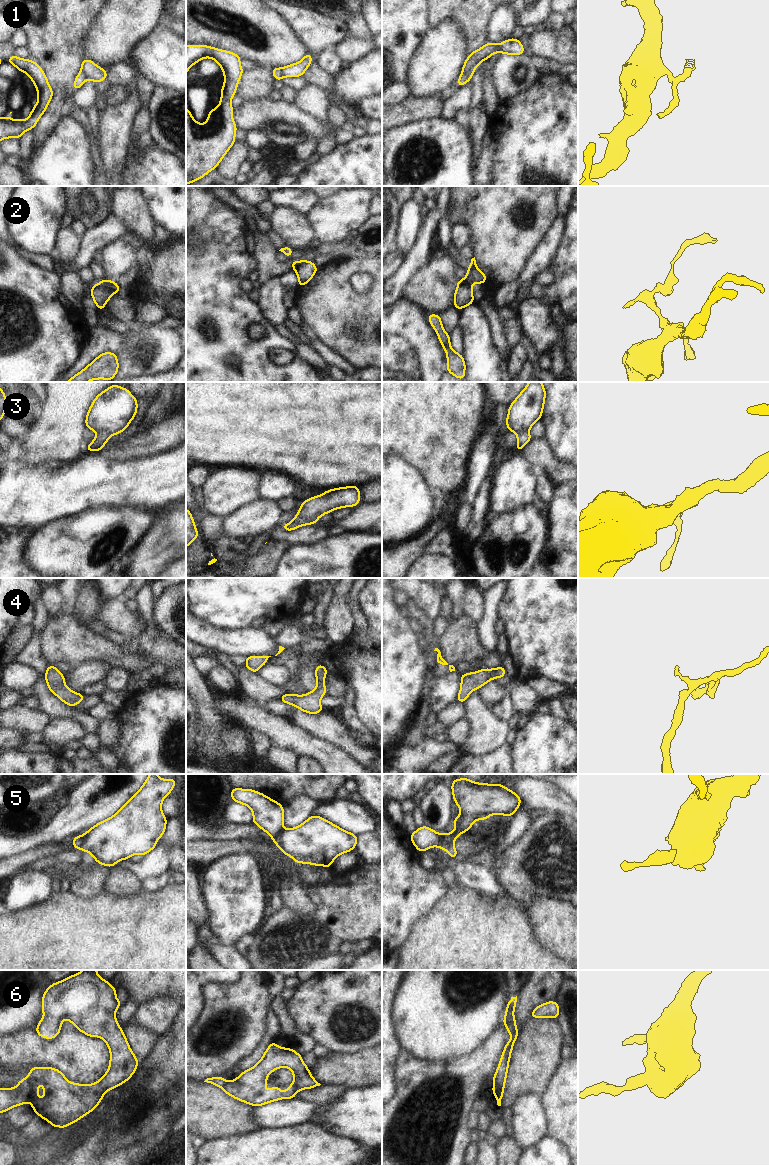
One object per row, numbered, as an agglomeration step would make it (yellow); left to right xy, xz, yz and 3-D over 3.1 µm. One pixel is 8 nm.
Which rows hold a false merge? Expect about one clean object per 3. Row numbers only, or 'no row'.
1, 2, 3, 5, 6

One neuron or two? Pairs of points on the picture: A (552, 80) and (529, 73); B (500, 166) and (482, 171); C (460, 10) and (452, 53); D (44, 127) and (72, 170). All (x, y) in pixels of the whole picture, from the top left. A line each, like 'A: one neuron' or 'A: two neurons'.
A: two neurons
B: two neurons
C: two neurons
D: two neurons

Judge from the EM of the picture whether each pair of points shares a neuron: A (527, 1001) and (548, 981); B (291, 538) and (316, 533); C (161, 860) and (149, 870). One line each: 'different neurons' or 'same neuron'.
A: same neuron
B: same neuron
C: same neuron

